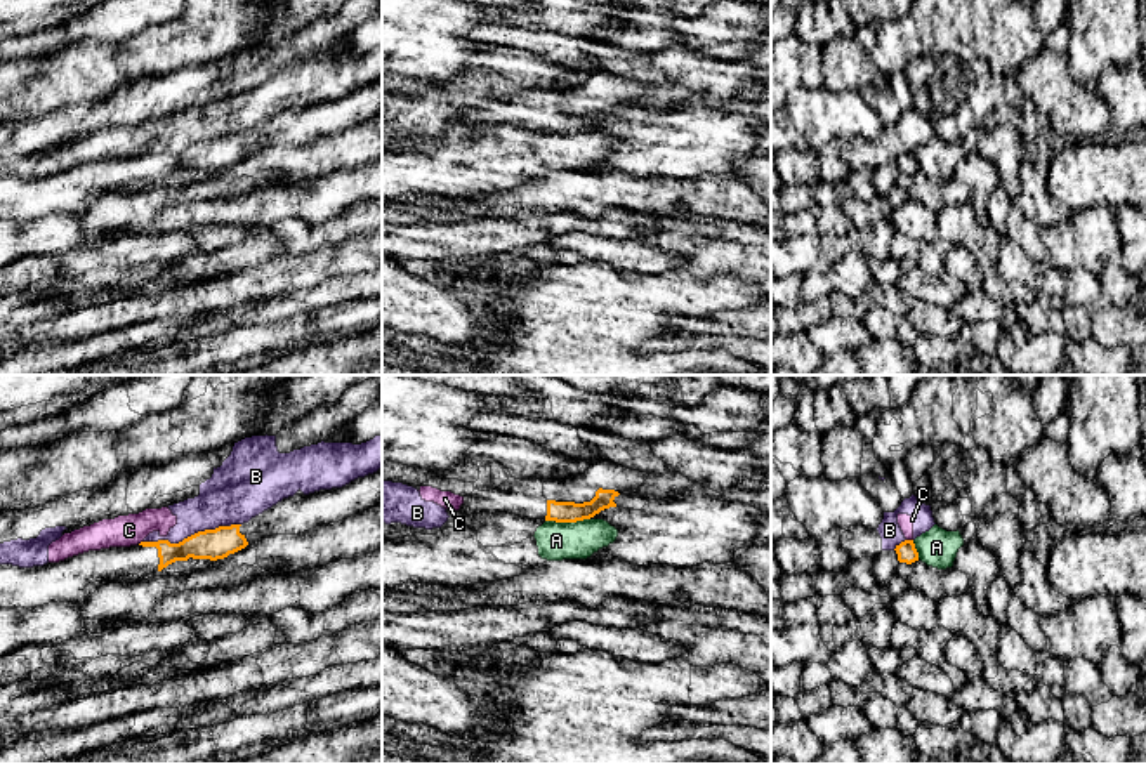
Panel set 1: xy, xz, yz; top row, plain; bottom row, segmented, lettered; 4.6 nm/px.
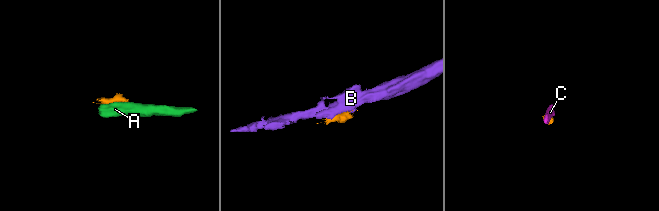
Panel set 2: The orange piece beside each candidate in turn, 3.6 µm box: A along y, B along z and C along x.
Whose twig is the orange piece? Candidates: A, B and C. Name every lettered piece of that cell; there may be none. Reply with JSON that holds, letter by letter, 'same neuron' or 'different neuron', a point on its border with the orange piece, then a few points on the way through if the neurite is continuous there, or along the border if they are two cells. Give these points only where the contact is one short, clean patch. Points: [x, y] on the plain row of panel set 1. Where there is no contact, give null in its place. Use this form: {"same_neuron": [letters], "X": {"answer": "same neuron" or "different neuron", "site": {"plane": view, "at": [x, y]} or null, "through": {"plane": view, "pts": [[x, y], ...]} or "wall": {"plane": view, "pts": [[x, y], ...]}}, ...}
{"same_neuron": [], "A": {"answer": "different neuron", "site": {"plane": "xz", "at": [566, 132]}, "wall": {"plane": "xz", "pts": [[589, 129], [546, 132]]}}, "B": {"answer": "different neuron", "site": {"plane": "xy", "at": [191, 146]}, "wall": {"plane": "xy", "pts": [[240, 134], [198, 141], [177, 153], [143, 153]]}}, "C": {"answer": "different neuron", "site": {"plane": "yz", "at": [910, 151]}, "wall": {"plane": "yz", "pts": [[907, 150], [912, 151]]}}}

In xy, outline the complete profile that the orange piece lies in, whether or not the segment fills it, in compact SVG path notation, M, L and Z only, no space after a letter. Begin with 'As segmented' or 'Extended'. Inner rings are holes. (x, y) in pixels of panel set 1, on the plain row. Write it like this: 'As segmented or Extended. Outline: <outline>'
Extended. Outline: M382 85L358 89L342 99L283 109L243 135L198 142L179 155L141 153L89 161L59 174L19 179L0 175L0 219L85 214L104 194L132 194L155 188L175 172L224 170L273 146L299 146L339 134L382 115Z

